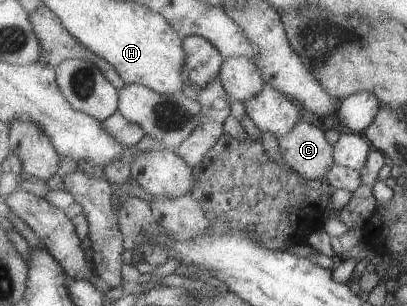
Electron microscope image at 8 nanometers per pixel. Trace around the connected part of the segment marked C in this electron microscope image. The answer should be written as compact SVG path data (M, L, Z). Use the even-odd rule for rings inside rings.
M299 122L286 136L278 138L283 160L307 179L324 181L335 163L334 146L326 133L307 122Z

